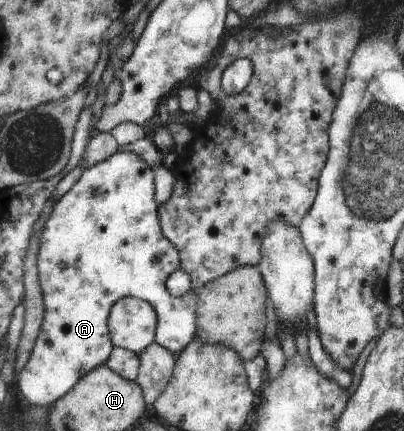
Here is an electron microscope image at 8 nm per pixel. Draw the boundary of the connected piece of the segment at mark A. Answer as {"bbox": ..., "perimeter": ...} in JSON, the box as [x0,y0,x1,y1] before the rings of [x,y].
{"bbox":[19,151,200,408],"perimeter":[[[130,151],[118,152],[118,154],[112,156],[109,160],[85,170],[83,177],[57,202],[52,217],[50,217],[47,222],[46,232],[41,236],[41,240],[41,254],[39,255],[38,269],[47,305],[47,312],[40,339],[37,341],[37,346],[31,355],[26,369],[21,372],[21,378],[19,381],[21,391],[31,403],[52,408],[58,400],[61,400],[70,394],[70,392],[76,387],[76,384],[79,384],[84,376],[88,376],[88,374],[94,372],[96,368],[104,368],[104,366],[108,366],[116,348],[115,342],[111,336],[111,312],[120,300],[129,296],[149,301],[150,304],[156,308],[156,311],[159,314],[157,342],[158,344],[162,344],[164,348],[168,348],[168,350],[176,356],[187,351],[188,346],[190,346],[190,344],[192,344],[192,342],[194,342],[199,336],[200,290],[190,290],[190,292],[184,294],[184,296],[174,296],[174,294],[168,290],[168,280],[170,280],[170,276],[172,276],[176,270],[183,268],[183,253],[180,252],[180,248],[178,248],[178,246],[168,238],[167,234],[164,233],[163,220],[160,215],[160,204],[158,204],[158,200],[156,200],[156,176],[154,176],[154,168],[152,168],[142,156]]]}

